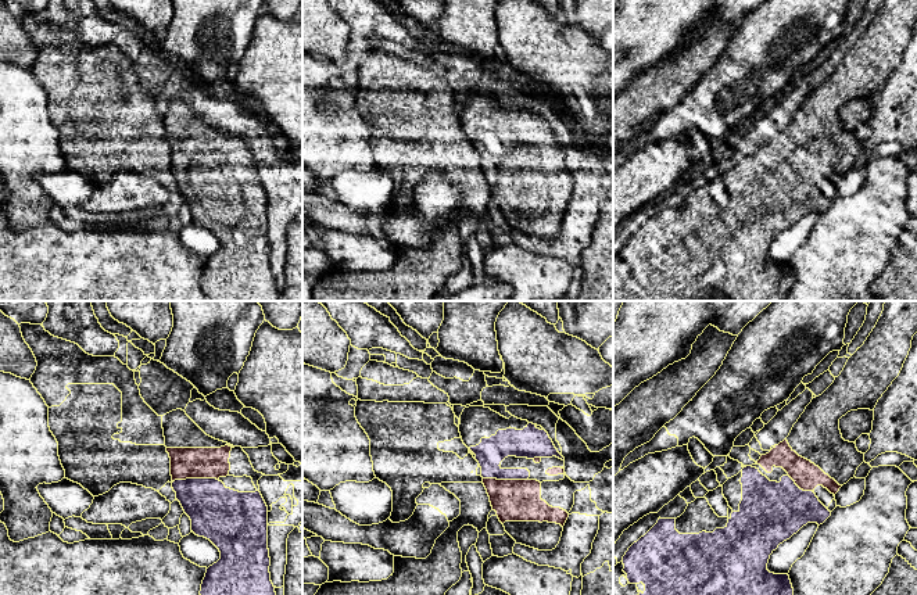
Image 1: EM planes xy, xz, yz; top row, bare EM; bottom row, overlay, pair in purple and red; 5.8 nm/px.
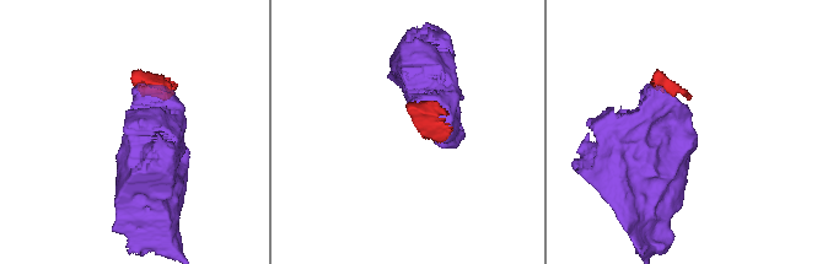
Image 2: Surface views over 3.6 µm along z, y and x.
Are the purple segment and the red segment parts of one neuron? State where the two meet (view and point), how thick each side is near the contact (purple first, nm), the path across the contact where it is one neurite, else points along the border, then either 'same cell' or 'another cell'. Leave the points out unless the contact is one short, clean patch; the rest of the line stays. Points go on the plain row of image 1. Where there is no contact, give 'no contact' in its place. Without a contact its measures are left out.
contact xz (505, 168); calibres 180 and 240 nm; way xz (529, 132), (497, 147), (505, 168), (512, 189); same cell

